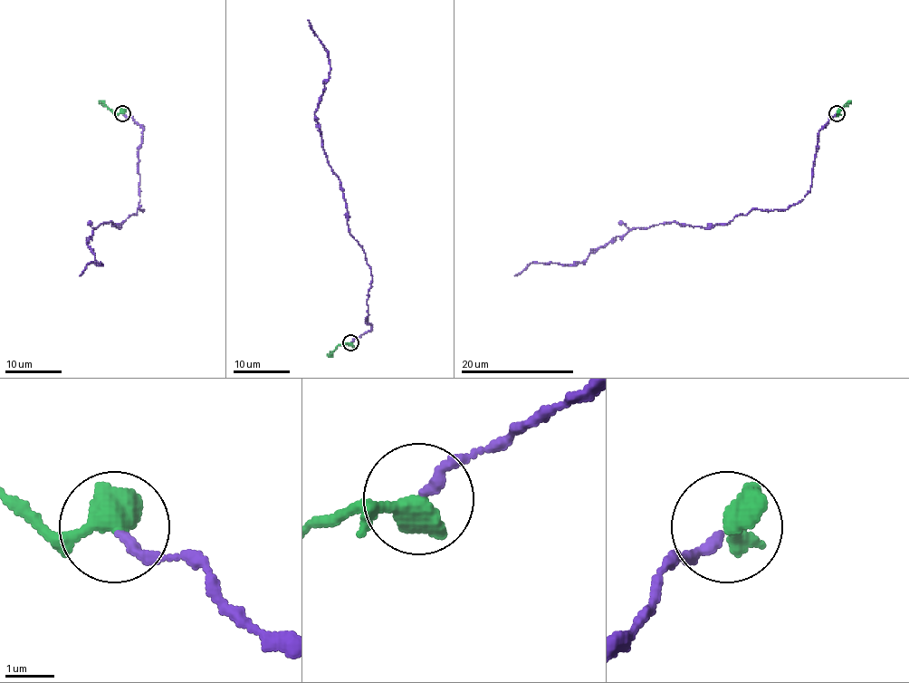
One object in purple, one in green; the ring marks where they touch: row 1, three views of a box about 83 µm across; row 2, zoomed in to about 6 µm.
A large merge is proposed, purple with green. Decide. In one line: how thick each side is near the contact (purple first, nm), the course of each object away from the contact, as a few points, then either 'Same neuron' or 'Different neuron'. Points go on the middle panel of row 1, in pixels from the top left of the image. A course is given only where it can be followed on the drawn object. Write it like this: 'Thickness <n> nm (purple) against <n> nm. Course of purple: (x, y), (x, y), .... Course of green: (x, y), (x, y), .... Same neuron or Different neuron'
Thickness 200 nm (purple) against 600 nm. Course of purple: (351, 341), (370, 329), (370, 268), (349, 233), (339, 179), (322, 149), (314, 111), (329, 51), (307, 20). Course of green: (351, 342), (339, 344), (327, 355). Same neuron

